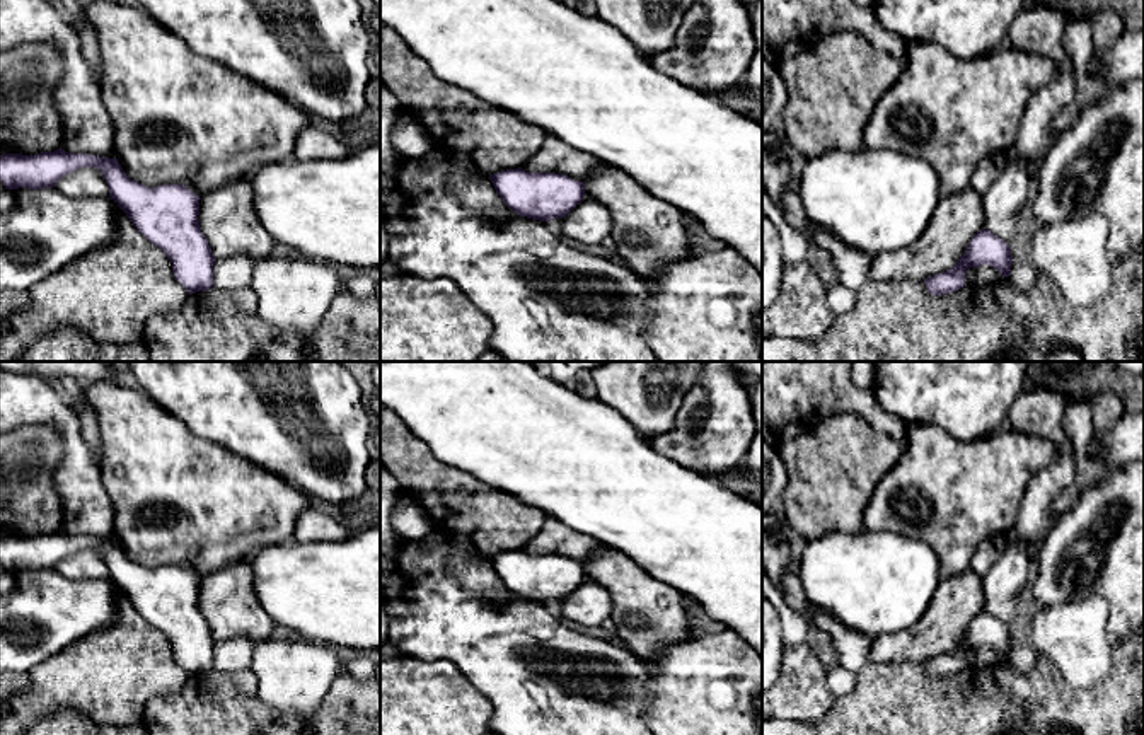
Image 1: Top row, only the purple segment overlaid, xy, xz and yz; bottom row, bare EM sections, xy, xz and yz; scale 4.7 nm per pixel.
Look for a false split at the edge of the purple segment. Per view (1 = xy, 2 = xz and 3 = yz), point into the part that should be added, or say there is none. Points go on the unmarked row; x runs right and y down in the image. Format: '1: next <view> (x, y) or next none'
1: next none
2: next none
3: next none

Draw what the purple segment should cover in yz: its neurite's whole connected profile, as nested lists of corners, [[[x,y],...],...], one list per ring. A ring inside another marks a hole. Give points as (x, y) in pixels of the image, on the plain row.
[[[987,611],[972,619],[963,638],[951,651],[926,660],[926,670],[931,677],[956,674],[965,668],[965,655],[982,646],[996,650],[1006,660],[1013,646],[1011,629]]]

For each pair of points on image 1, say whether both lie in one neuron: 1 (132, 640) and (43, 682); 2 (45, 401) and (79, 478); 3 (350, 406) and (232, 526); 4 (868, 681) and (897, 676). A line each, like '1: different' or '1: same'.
1: same
2: same
3: different
4: same

